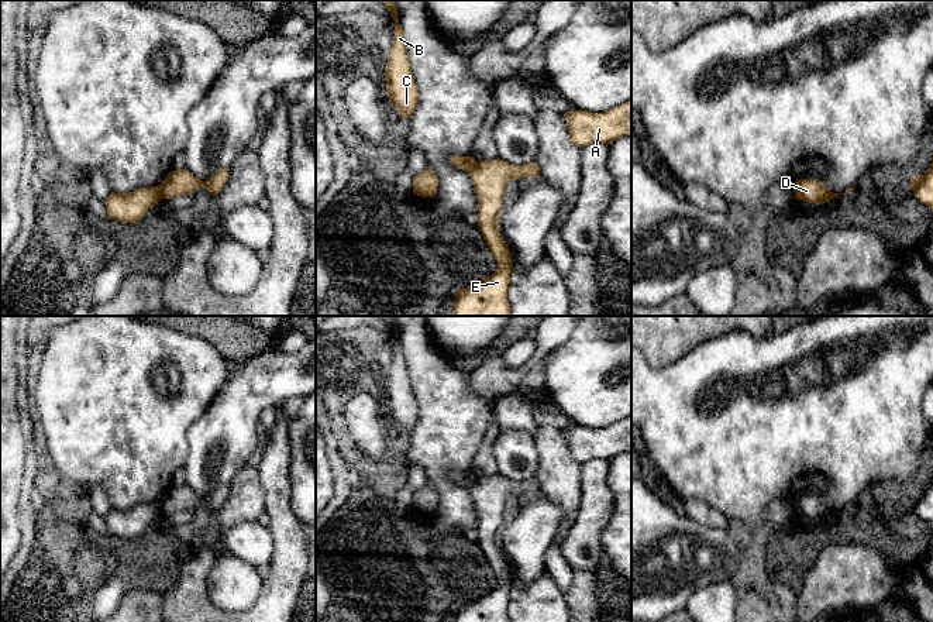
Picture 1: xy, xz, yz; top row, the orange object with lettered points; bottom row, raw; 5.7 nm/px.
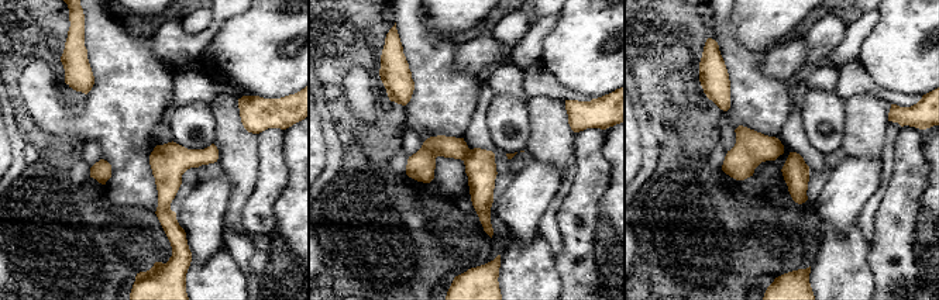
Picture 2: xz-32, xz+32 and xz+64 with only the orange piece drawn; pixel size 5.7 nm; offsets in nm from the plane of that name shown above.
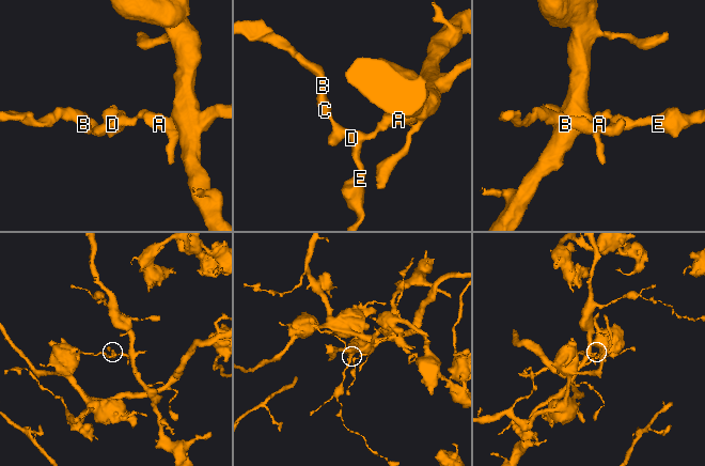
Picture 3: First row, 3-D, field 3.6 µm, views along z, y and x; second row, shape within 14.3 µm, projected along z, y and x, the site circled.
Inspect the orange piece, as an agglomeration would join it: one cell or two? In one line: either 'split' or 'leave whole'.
split

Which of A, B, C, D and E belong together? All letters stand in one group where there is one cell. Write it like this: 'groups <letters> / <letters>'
groups A D E / B C

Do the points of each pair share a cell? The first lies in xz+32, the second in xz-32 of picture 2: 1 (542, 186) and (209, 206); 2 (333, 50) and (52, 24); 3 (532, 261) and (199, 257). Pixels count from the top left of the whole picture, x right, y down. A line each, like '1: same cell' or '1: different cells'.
1: same cell
2: same cell
3: different cells

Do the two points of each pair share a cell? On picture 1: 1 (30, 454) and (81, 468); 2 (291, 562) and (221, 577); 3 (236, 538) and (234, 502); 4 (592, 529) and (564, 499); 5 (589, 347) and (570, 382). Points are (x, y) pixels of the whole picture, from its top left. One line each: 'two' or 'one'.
1: two
2: two
3: two
4: two
5: one

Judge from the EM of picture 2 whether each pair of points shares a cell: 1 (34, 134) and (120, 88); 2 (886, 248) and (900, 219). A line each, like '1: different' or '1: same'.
1: different
2: same

